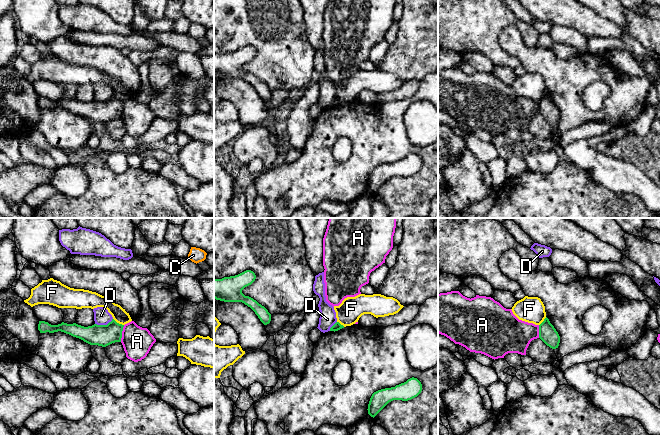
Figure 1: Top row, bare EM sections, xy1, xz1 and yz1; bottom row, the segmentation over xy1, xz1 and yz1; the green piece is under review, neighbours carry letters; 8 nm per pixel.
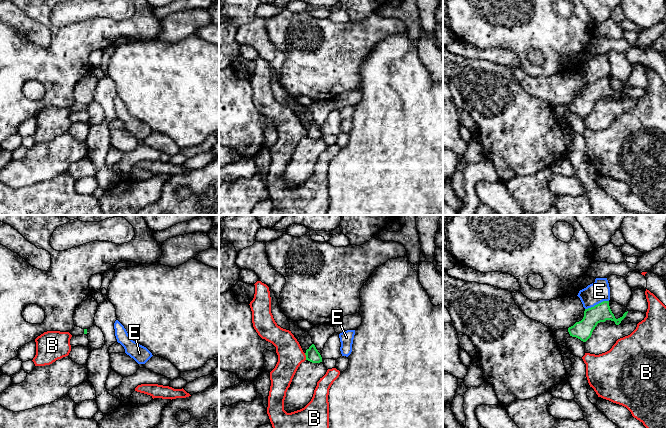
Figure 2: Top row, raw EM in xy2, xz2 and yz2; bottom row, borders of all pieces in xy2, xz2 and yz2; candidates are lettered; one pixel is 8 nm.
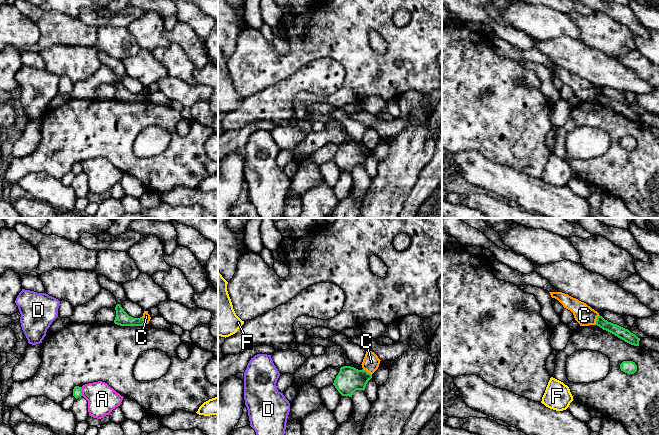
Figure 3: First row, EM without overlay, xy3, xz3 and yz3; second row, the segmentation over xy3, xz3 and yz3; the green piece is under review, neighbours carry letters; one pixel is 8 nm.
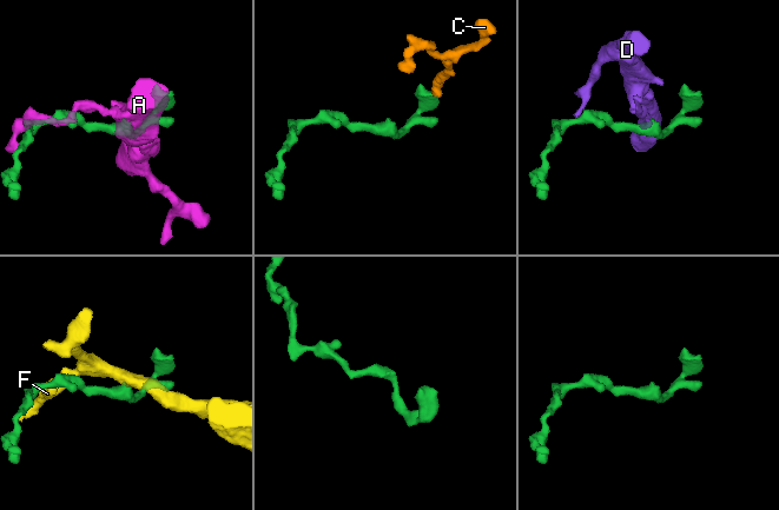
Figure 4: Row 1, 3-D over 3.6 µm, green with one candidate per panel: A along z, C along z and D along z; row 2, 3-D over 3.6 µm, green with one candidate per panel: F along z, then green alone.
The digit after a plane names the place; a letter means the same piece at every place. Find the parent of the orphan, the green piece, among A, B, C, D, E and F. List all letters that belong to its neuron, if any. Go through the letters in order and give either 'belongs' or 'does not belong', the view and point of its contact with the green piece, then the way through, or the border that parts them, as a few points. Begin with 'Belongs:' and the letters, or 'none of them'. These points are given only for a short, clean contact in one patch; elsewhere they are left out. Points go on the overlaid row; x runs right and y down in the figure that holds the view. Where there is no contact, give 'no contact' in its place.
Belongs: none of them
A: does not belong; contact xy1 (121, 333)
B: does not belong; contact xz2 (306, 356); border xz2 (304, 353), (306, 359)
C: does not belong; contact yz3 (596, 320); border yz3 (599, 315), (595, 324)
D: does not belong; contact xy1 (104, 325); border xy1 (112, 318), (106, 324), (95, 324)
E: does not belong; contact yz2 (597, 304); border yz2 (608, 300), (603, 300), (585, 309)
F: does not belong; contact xy1 (118, 323); border xy1 (113, 318), (123, 325)

